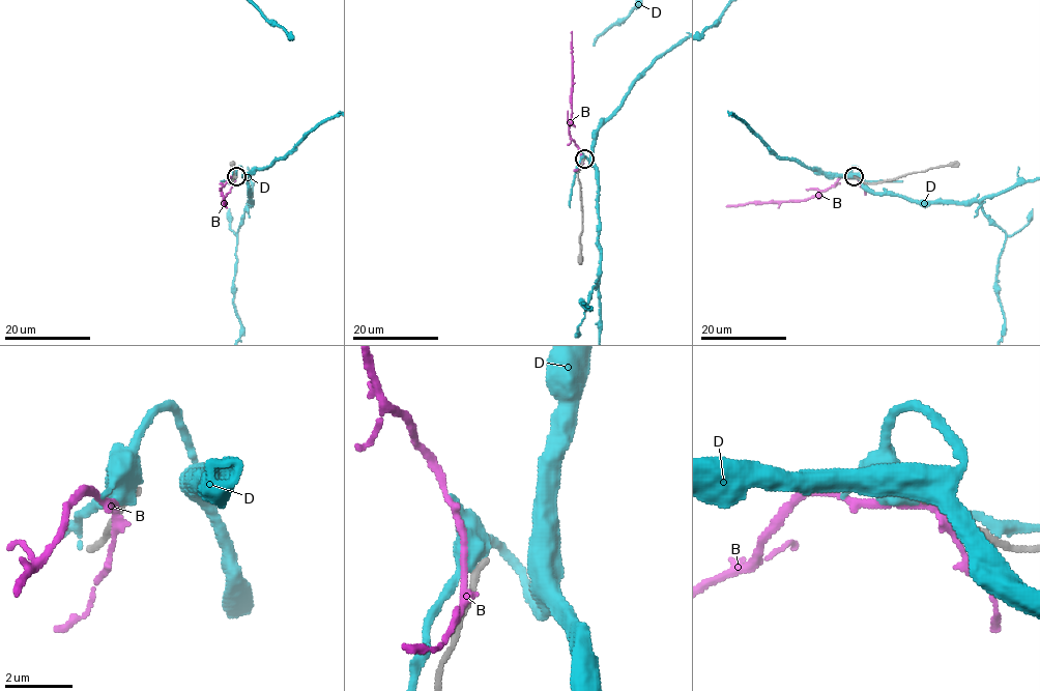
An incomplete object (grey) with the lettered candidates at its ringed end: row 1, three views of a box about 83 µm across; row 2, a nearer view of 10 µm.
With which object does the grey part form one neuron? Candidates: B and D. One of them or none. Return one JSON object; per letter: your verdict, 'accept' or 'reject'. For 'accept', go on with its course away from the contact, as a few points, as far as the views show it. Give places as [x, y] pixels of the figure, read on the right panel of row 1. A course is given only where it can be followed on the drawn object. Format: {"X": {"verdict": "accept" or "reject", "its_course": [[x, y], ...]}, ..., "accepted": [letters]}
{"B": {"verdict": "reject"}, "D": {"verdict": "reject"}, "accepted": []}

